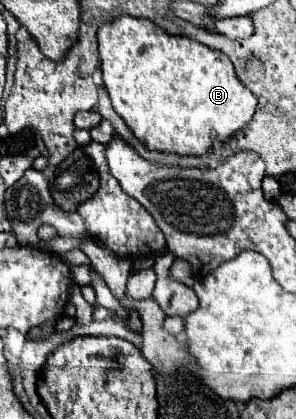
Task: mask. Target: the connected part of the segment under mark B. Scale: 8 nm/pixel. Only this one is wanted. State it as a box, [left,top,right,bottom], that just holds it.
[97,17,257,157]

